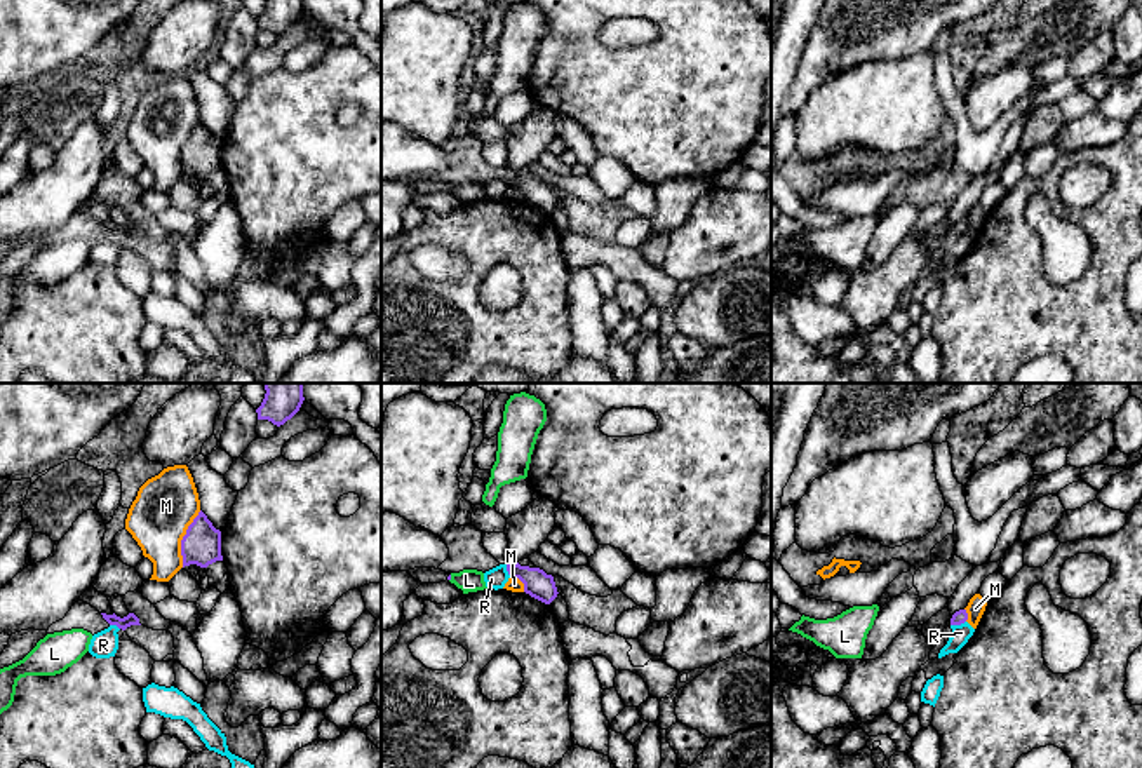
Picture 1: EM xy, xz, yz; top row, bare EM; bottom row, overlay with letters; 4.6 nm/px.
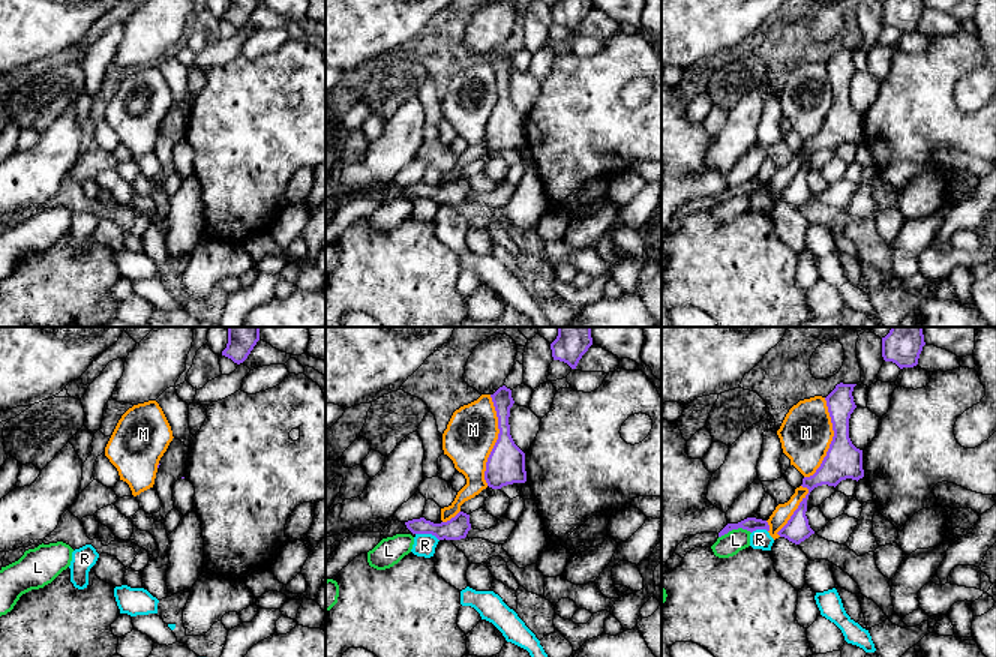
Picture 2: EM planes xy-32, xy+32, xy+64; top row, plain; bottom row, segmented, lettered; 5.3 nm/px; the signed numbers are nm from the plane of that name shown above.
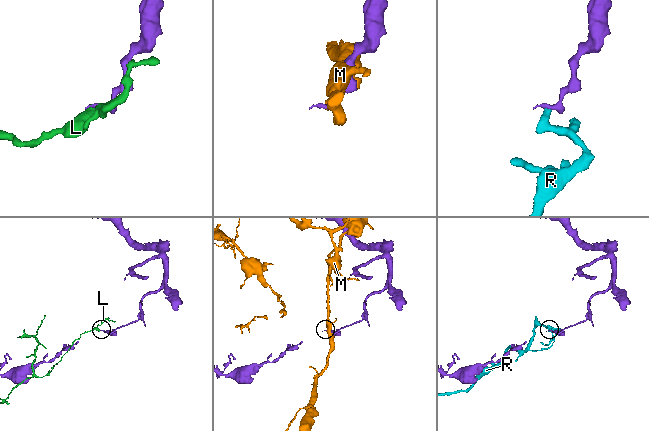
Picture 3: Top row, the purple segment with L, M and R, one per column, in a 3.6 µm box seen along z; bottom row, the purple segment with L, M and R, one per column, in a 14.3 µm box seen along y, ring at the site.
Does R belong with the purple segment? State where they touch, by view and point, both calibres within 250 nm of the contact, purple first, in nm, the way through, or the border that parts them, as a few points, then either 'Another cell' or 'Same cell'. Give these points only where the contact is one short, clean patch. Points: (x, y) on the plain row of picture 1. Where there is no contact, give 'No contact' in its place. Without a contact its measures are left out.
Touches purple at yz (958, 234). Thickness 70 nm (purple) against 80 nm. Boundary: yz (965, 230), (951, 235). Another cell

